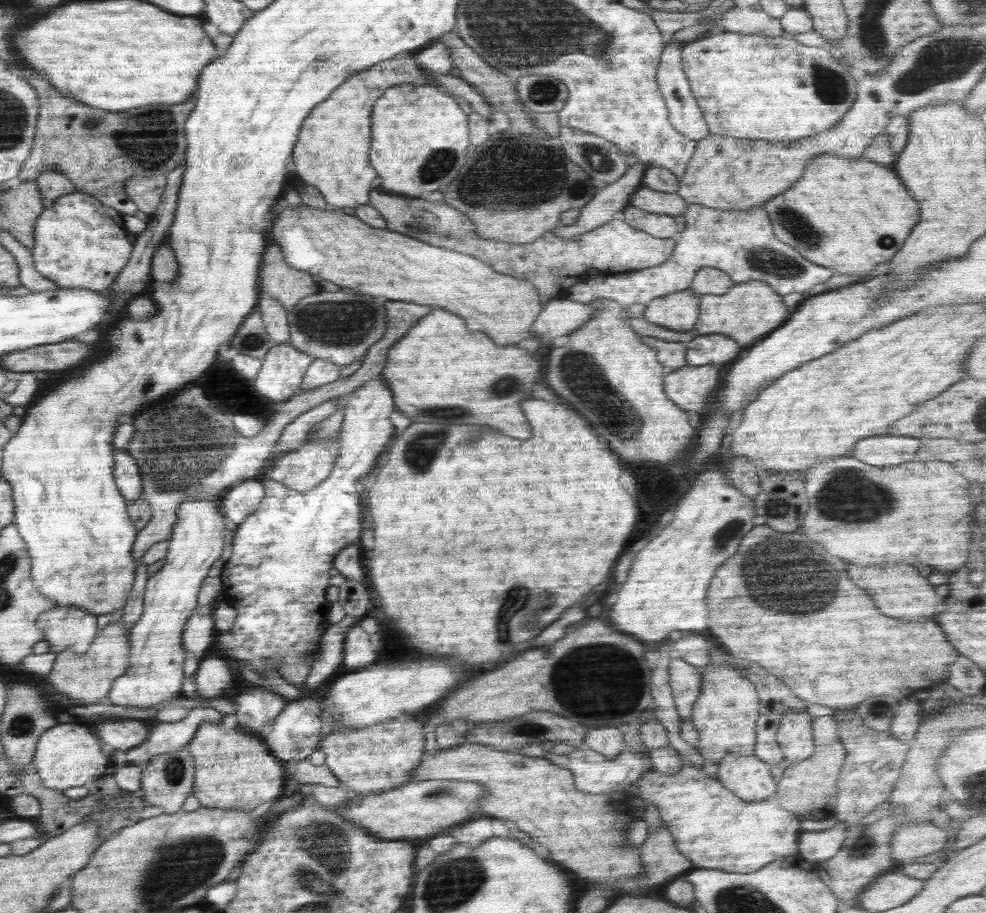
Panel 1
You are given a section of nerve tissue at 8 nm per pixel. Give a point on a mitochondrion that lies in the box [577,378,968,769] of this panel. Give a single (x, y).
(767, 563)

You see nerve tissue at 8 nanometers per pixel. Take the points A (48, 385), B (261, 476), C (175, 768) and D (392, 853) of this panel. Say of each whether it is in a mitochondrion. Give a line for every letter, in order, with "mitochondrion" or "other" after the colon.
A: other
B: other
C: mitochondrion
D: other

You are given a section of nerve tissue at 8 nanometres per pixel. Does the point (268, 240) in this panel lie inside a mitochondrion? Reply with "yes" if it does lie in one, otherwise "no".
no

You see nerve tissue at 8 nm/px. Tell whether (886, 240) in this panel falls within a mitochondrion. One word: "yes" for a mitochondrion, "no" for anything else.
yes

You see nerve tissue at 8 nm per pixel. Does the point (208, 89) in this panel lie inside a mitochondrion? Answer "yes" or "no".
no

